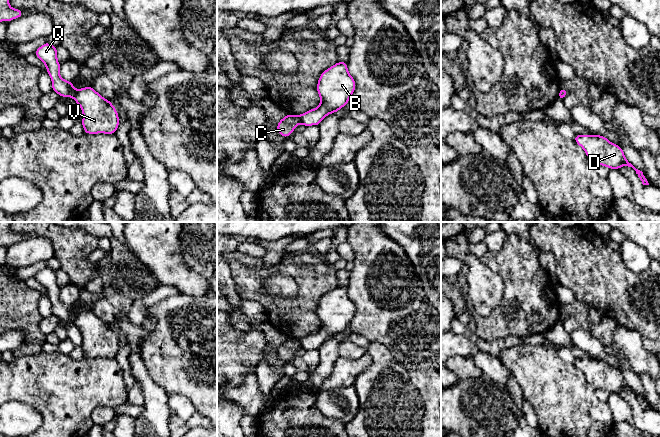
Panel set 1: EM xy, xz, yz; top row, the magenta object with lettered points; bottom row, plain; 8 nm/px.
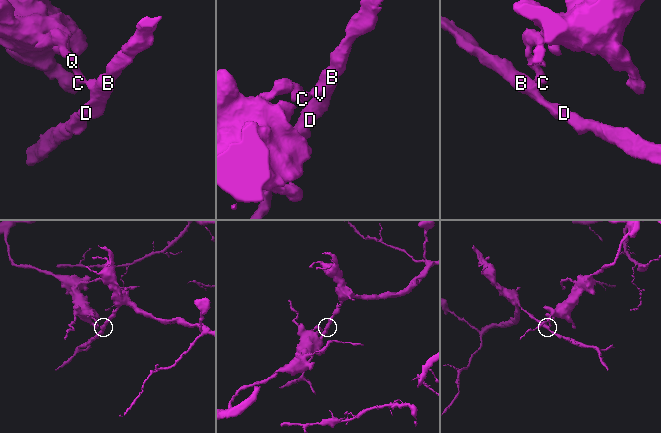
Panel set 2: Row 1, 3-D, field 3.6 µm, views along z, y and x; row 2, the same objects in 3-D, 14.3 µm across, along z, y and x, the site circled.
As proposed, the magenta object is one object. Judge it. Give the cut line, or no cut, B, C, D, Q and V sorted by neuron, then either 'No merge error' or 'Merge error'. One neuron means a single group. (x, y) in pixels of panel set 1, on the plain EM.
Split along xz (297, 340), (300, 346). Groups: B D V / C Q. Merge error

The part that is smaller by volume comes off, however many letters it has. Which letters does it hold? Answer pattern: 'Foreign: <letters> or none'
Foreign: B, D, V

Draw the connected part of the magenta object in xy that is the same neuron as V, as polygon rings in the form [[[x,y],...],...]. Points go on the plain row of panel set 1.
[[[93,311],[79,313],[74,324],[83,336],[82,349],[87,358],[115,358],[119,350],[119,341],[111,325],[103,322]]]

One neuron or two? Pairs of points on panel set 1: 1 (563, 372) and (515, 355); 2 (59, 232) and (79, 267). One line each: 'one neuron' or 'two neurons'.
1: one neuron
2: one neuron

